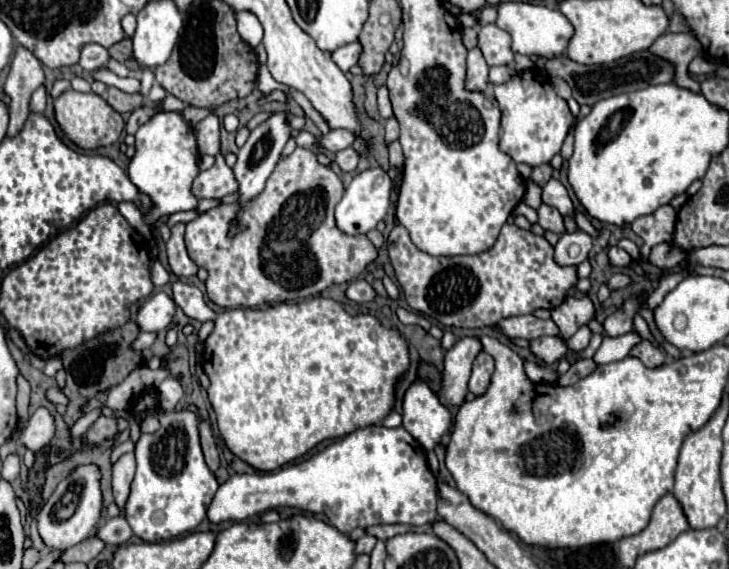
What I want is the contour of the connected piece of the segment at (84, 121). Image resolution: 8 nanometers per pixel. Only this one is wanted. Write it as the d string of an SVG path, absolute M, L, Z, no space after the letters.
M67 89L65 93L61 93L55 99L55 117L57 123L61 125L61 129L65 131L65 135L79 145L81 149L97 149L97 147L105 147L111 145L119 139L125 123L123 117L97 93L79 93L73 89Z

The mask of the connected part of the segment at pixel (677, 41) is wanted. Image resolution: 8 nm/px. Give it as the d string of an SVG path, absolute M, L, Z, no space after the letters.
M685 31L685 33L665 33L661 35L651 47L649 47L651 53L667 59L667 61L673 61L675 67L677 67L677 75L675 75L675 83L679 87L685 87L685 89L695 89L699 83L693 81L687 73L687 65L691 63L693 57L697 57L703 47L701 43L697 41L697 37L693 37L691 31Z

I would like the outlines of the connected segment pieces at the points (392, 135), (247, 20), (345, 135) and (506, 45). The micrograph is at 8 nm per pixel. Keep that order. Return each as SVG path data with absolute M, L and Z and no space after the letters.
M387 119L385 123L385 145L391 145L395 139L399 139L399 123L397 119Z
M249 11L237 13L237 31L239 31L241 39L245 43L249 43L251 47L257 47L263 39L263 27L261 27L259 19Z
M333 129L329 133L325 133L321 139L319 139L319 145L323 145L327 151L331 153L337 153L341 149L347 149L353 145L353 141L357 139L357 135L353 131L347 131L347 129Z
M485 25L479 29L479 49L487 65L513 65L511 37L497 25Z

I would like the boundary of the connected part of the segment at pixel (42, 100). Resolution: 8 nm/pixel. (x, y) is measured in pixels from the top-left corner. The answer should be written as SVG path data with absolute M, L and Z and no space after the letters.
M45 85L40 86L31 96L29 102L30 112L42 113L46 108L47 95L48 92Z

